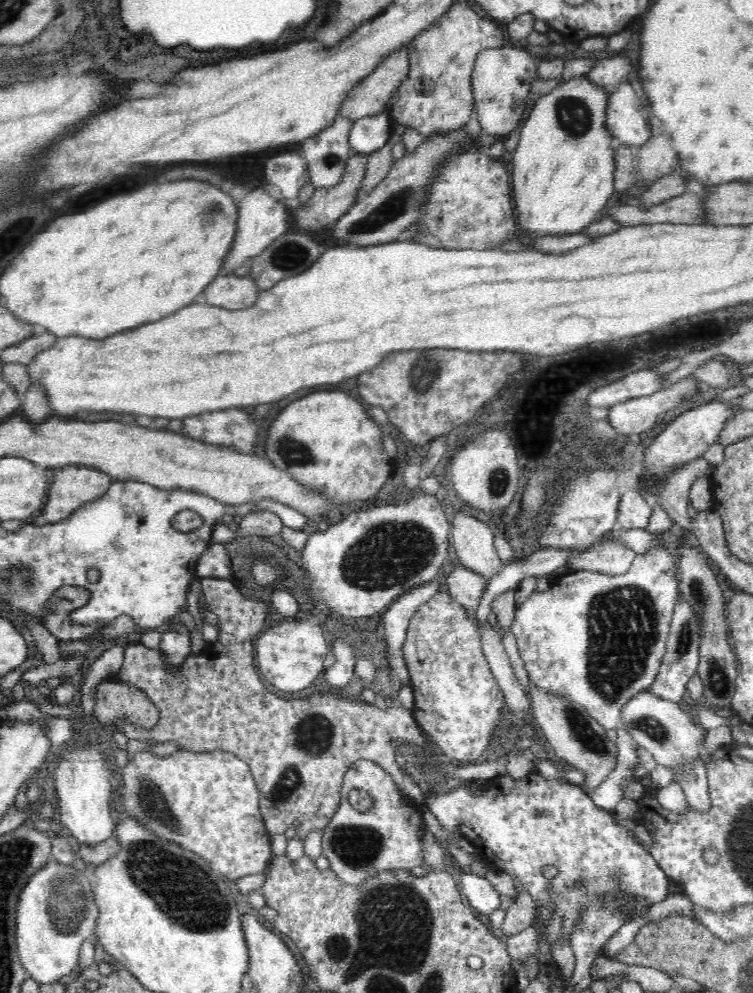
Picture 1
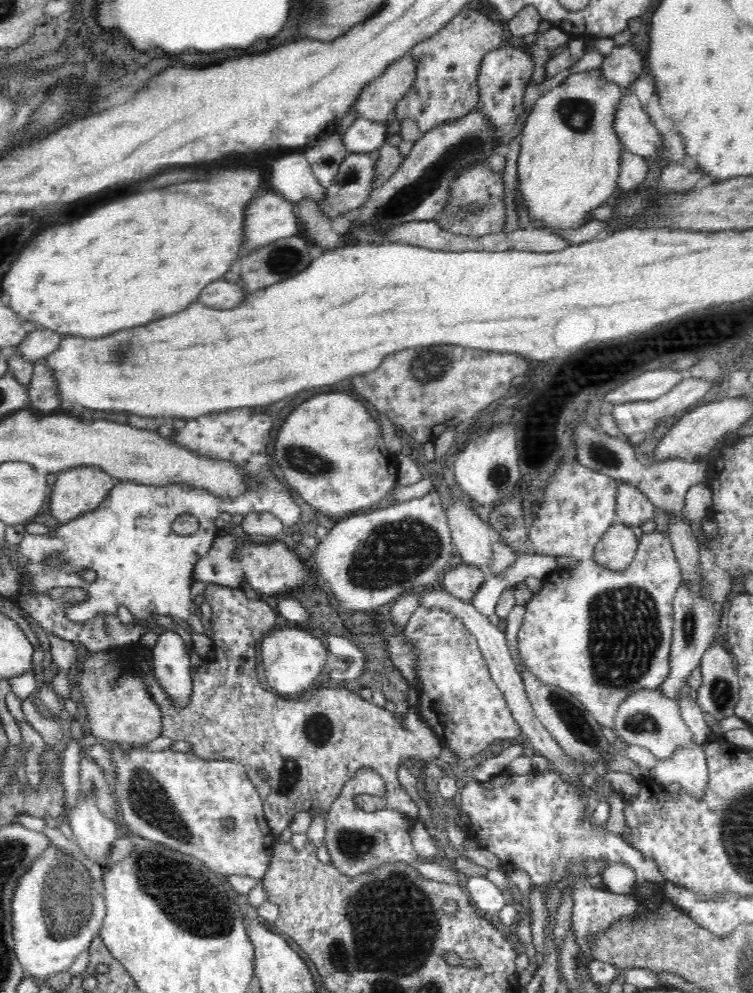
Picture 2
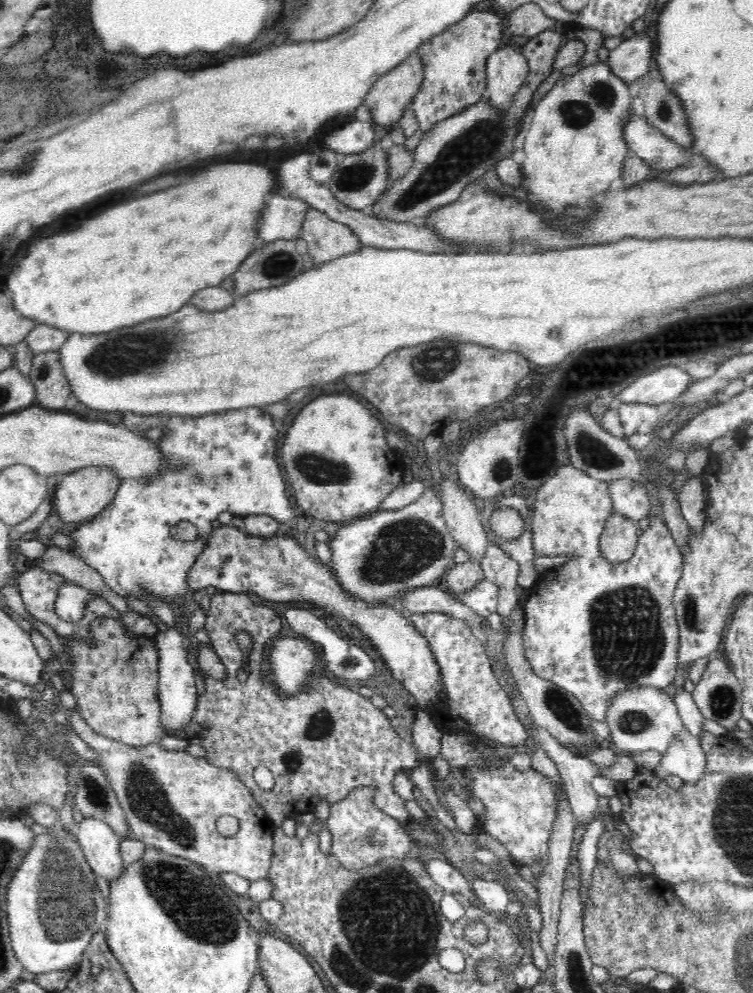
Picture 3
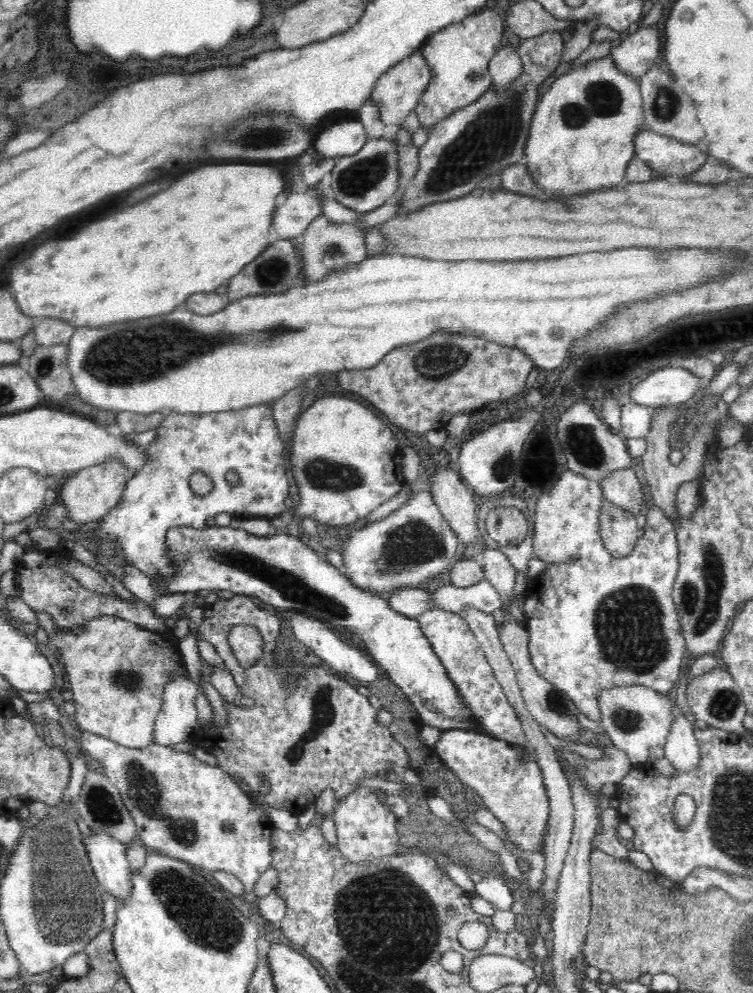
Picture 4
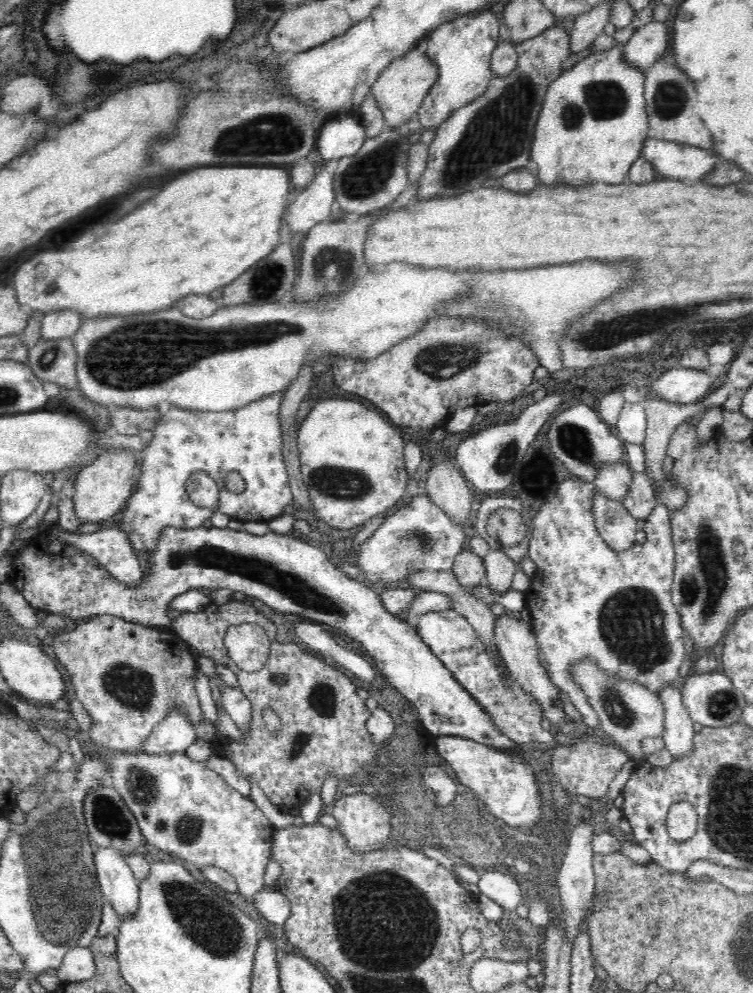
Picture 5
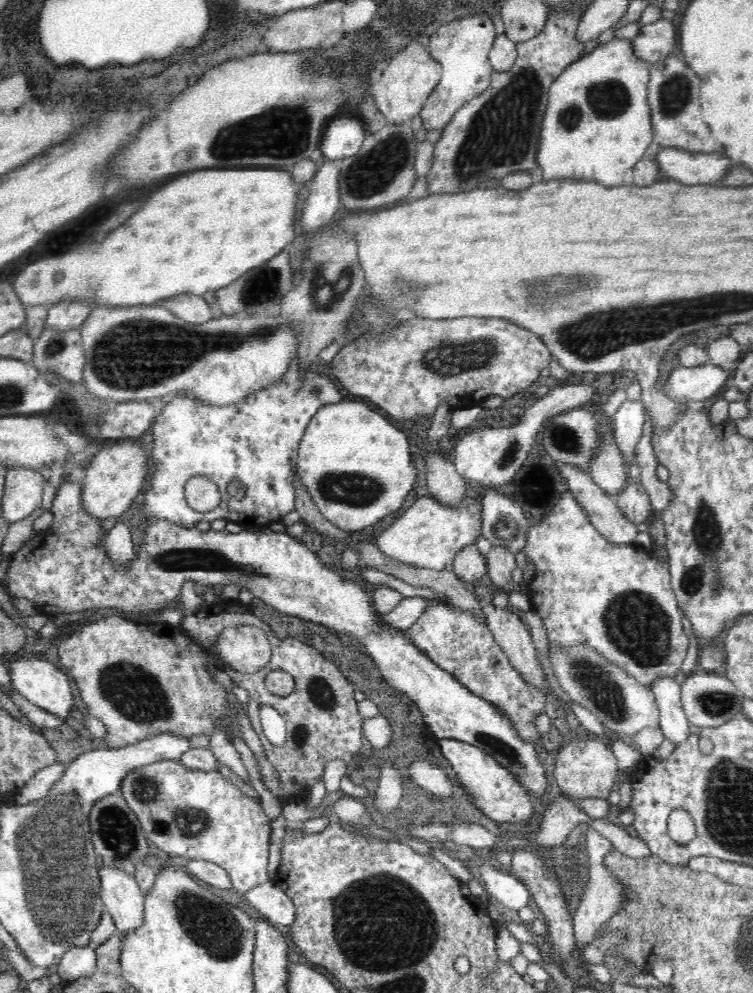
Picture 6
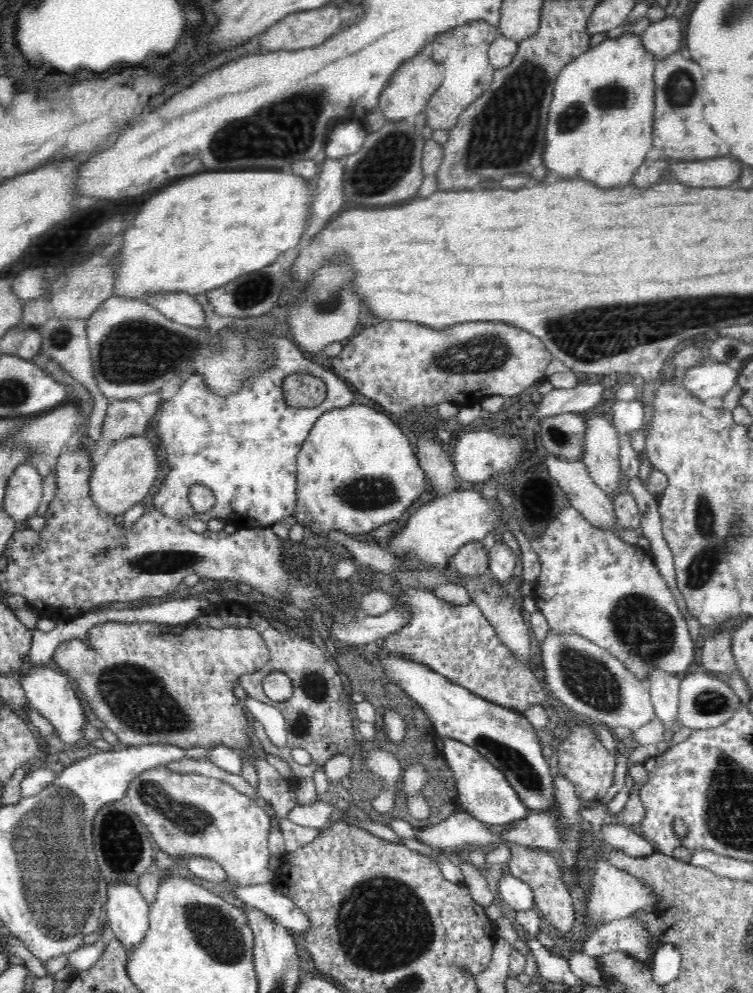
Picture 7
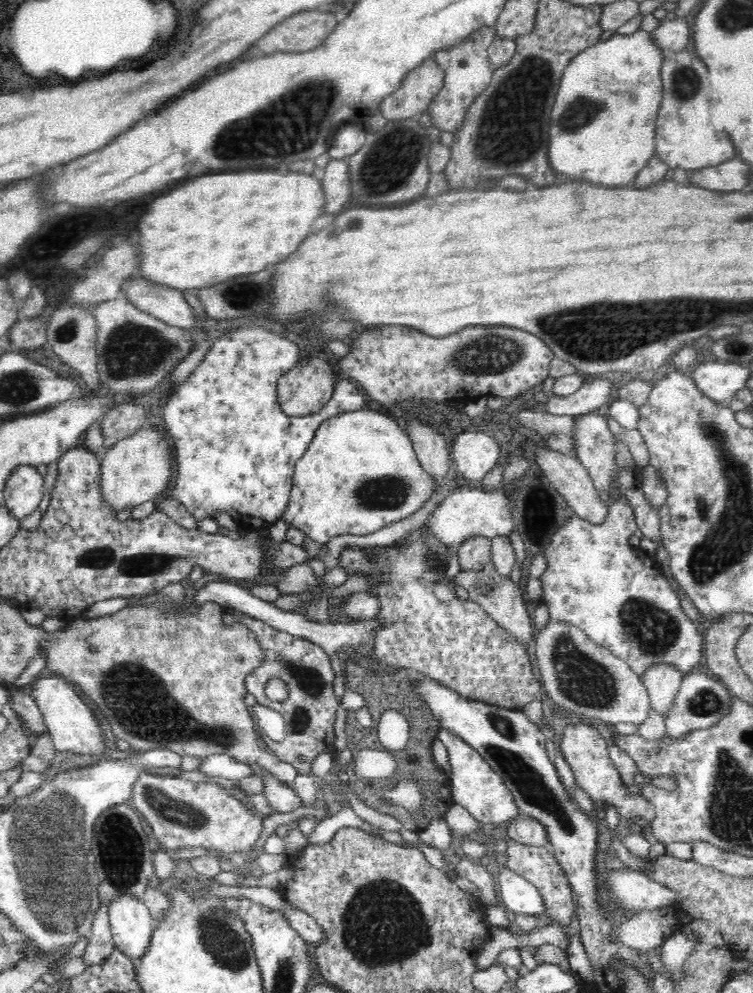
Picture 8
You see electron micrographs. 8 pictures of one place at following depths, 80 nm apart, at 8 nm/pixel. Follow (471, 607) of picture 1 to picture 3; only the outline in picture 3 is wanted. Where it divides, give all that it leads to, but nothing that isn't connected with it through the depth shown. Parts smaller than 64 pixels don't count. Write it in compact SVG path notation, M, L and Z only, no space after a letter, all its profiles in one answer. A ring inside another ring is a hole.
M467 561L453 564L441 579L444 589L450 589L456 595L464 595L485 580L480 564Z

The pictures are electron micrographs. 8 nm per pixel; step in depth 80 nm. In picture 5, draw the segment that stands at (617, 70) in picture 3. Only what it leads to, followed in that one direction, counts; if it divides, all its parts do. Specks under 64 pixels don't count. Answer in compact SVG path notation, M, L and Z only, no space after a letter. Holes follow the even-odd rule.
M650 21L635 29L624 46L626 61L631 66L646 70L655 62L662 60L670 44L670 32L663 21Z

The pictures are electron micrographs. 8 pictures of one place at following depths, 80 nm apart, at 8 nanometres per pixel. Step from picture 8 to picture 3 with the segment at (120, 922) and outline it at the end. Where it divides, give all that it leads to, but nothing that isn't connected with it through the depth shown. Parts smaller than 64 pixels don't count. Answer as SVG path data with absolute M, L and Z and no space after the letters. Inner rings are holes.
M78 816L75 828L76 840L95 876L103 876L110 884L122 877L127 867L120 857L122 838L104 822L88 817Z

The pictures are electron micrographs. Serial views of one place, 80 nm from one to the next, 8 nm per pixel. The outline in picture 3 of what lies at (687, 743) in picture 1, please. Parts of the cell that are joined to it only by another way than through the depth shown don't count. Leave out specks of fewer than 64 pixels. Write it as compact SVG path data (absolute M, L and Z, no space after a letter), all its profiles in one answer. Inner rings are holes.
M632 686L625 690L617 691L616 695L607 704L605 721L610 729L613 743L629 756L657 750L666 754L672 740L684 732L677 707L670 691L660 690L649 686Z

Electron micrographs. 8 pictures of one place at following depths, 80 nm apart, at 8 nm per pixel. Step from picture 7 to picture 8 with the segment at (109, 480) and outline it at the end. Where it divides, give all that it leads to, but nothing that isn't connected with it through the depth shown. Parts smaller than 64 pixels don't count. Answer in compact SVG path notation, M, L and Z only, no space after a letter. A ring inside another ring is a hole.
M158 428L139 430L108 449L101 462L101 474L104 502L116 512L154 500L156 496L162 496L166 492L174 474L172 441Z

